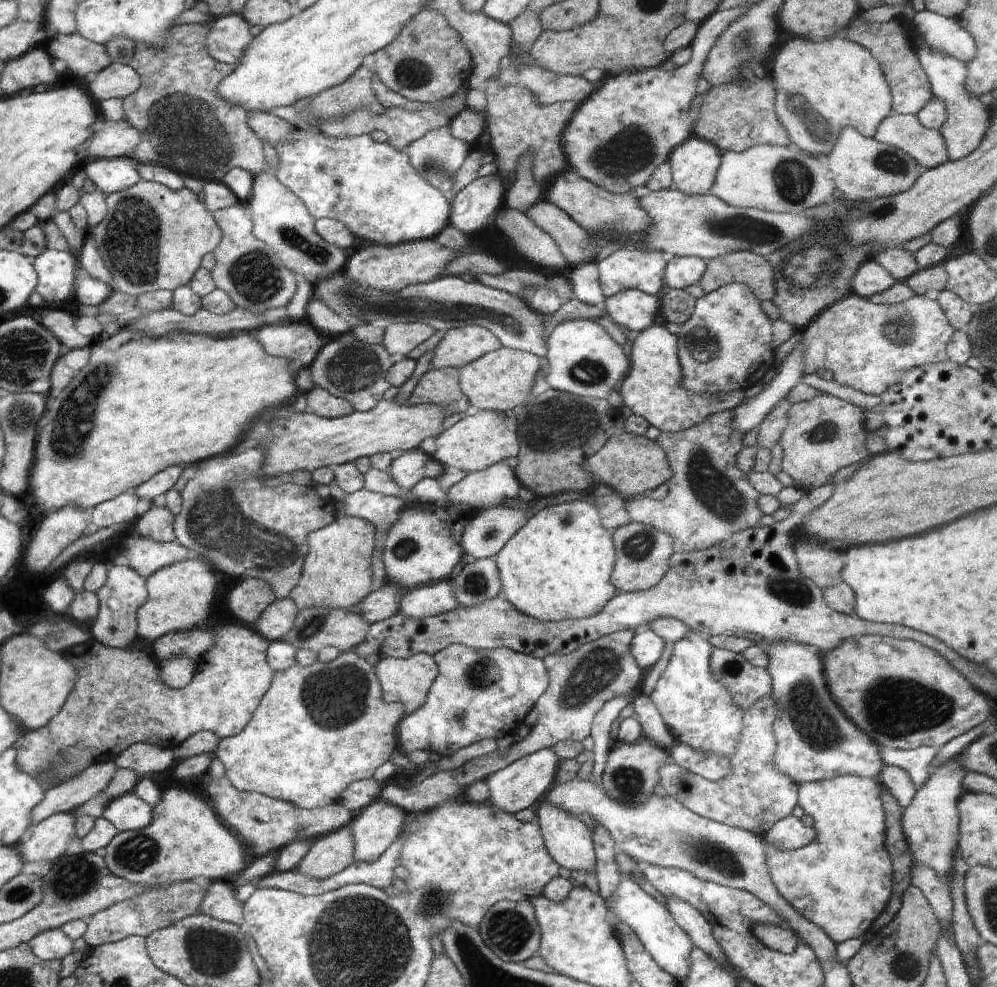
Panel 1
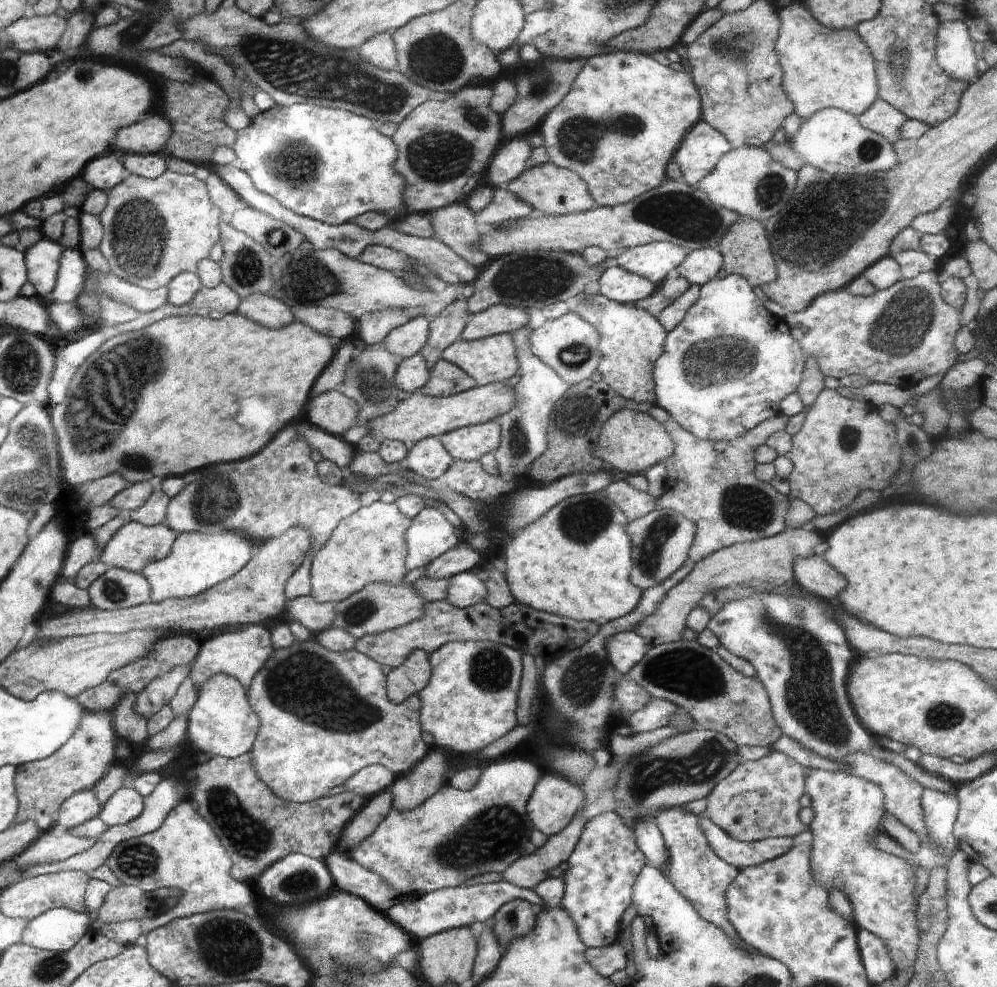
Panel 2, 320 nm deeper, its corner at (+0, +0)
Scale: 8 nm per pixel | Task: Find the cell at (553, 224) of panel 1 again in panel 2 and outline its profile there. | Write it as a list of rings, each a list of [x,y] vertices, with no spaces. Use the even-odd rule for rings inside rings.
[[[504,187],[493,188],[492,200],[482,210],[473,213],[475,224],[488,226],[502,225],[516,219],[526,219],[532,212],[532,207],[526,204],[516,193]]]

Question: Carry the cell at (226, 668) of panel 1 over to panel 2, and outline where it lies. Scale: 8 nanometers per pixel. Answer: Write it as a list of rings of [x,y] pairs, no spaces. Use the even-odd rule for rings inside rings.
[[[246,625],[242,630],[232,630],[232,632],[222,632],[210,640],[204,640],[200,645],[199,653],[191,665],[189,672],[193,683],[200,690],[202,684],[215,674],[229,674],[234,676],[245,691],[250,688],[257,672],[268,662],[268,658],[273,654],[273,643],[271,640],[272,632],[262,625]]]

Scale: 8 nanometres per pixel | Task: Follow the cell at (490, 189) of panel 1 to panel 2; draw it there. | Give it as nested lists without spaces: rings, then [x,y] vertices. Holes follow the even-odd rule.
[[[526,134],[508,139],[502,150],[494,156],[484,179],[492,188],[504,187],[529,168],[530,155],[533,151],[532,144],[528,141],[530,136],[531,134]]]

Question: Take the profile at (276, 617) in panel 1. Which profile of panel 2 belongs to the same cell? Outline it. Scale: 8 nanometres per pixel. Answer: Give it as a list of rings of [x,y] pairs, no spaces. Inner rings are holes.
[[[310,594],[288,601],[285,610],[292,621],[300,622],[316,634],[330,628],[335,619],[333,603],[319,603]]]

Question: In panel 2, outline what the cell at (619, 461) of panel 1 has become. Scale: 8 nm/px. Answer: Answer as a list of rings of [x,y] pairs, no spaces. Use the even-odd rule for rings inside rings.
[[[622,409],[606,422],[597,444],[596,456],[606,461],[610,471],[640,475],[656,463],[664,462],[674,452],[674,447],[668,431],[647,412]]]

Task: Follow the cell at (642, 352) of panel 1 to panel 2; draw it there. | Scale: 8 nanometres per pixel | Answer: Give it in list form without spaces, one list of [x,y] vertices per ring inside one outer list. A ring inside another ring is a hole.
[[[583,293],[572,302],[572,310],[598,330],[600,350],[604,354],[599,369],[602,380],[626,400],[655,404],[653,368],[656,359],[664,352],[667,332],[658,319],[635,305],[625,305],[606,298],[603,294]]]

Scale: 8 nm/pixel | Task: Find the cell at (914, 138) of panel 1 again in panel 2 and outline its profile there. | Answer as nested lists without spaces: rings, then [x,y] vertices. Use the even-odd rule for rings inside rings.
[[[878,97],[862,116],[857,116],[858,122],[868,130],[883,136],[890,144],[900,136],[900,126],[905,124],[907,116],[896,110],[891,104]]]

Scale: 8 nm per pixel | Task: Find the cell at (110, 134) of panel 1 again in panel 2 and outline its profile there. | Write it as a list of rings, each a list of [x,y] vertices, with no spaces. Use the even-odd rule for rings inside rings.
[[[157,112],[146,117],[146,120],[131,124],[118,132],[116,146],[118,150],[128,153],[158,153],[166,142],[172,139],[172,124],[168,116]]]

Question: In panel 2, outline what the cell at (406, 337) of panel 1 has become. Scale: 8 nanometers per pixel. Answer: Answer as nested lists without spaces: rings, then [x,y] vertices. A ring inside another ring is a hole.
[[[426,316],[416,317],[390,331],[383,340],[386,343],[386,350],[395,352],[404,359],[421,352],[429,338],[429,321]]]

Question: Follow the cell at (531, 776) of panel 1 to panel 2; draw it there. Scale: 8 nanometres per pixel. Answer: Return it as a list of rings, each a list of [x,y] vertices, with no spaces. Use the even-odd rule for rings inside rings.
[[[520,755],[517,759],[490,763],[483,770],[477,785],[470,790],[461,791],[446,783],[418,807],[391,810],[372,835],[348,852],[360,866],[379,874],[393,891],[407,899],[421,897],[444,887],[464,886],[466,880],[486,872],[503,873],[529,850],[534,828],[527,813],[528,800],[538,782],[540,770],[536,764],[528,762],[528,756]]]

